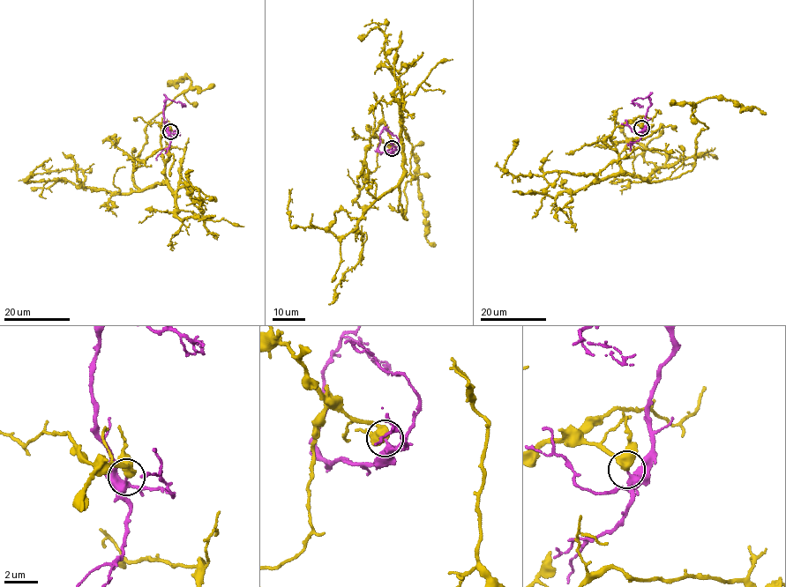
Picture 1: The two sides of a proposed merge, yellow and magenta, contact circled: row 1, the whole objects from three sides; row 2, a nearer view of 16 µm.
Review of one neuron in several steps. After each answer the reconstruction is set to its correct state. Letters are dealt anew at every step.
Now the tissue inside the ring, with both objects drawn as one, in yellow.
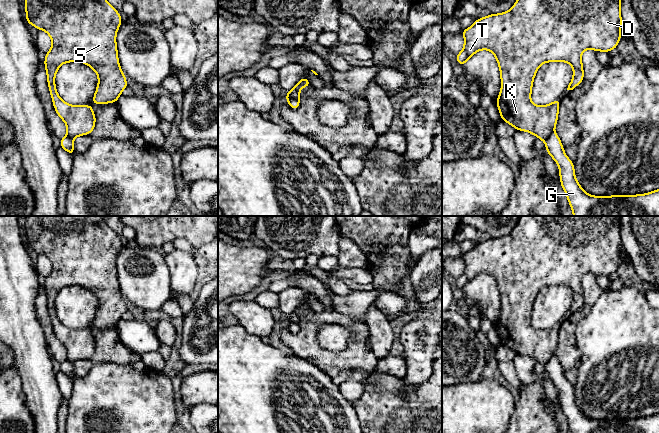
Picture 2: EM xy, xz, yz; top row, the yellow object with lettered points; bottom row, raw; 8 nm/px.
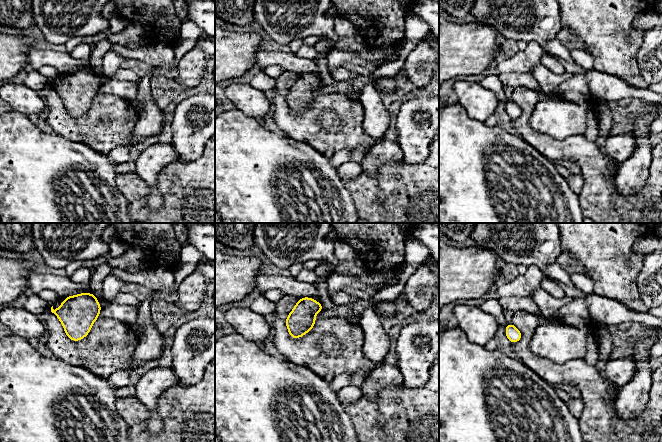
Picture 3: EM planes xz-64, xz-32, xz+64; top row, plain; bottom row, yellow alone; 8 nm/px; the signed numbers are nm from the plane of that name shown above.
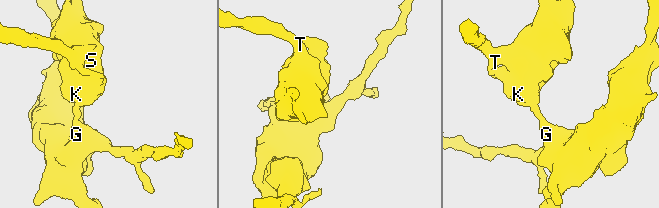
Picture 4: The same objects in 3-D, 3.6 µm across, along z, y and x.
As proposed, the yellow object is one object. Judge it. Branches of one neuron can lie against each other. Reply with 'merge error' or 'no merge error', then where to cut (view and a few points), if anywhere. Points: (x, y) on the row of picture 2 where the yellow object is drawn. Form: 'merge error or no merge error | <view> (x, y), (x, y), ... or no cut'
merge error | xz (288, 92), (298, 100)

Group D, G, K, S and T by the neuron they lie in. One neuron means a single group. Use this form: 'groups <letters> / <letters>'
groups D K S T / G

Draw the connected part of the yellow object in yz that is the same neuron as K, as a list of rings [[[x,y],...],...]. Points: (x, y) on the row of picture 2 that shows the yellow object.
[[[516,0],[514,6],[506,12],[490,14],[484,18],[477,18],[475,23],[465,30],[464,47],[456,55],[456,62],[464,65],[477,51],[491,51],[499,65],[501,90],[495,101],[505,121],[516,130],[526,131],[540,140],[545,140],[557,125],[559,105],[561,99],[556,99],[548,105],[535,105],[531,102],[533,80],[539,67],[547,62],[567,62],[573,68],[573,78],[567,90],[573,90],[584,78],[582,53],[591,49],[596,52],[610,52],[616,49],[622,39],[620,28],[624,25],[621,19],[621,0]]]

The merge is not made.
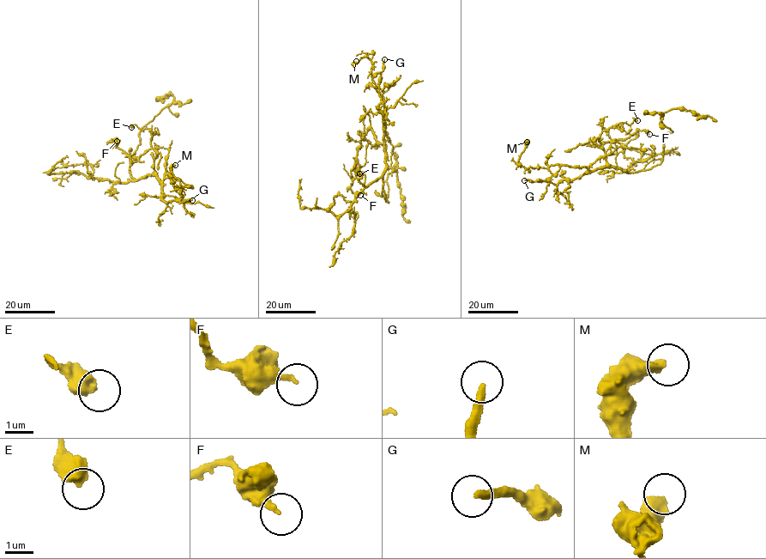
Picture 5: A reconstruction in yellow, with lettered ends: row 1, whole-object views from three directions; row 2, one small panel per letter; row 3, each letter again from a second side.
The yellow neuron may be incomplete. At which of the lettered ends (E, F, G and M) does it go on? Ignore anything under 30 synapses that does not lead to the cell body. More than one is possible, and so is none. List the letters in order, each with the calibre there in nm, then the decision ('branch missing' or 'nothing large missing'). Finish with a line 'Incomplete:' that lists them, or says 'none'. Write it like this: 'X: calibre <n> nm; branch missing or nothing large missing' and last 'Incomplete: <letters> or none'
E: calibre 550 nm; nothing large missing
F: calibre 180 nm; nothing large missing
G: calibre 280 nm; nothing large missing
M: calibre 480 nm; nothing large missing
Incomplete: none

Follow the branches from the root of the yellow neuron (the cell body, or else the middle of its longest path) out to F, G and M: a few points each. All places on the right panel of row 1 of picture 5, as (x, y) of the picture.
F: (640, 171), (627, 173), (609, 166), (595, 142), (598, 137), (601, 143), (629, 138), (637, 130), (649, 134)
G: (640, 171), (627, 173), (618, 168), (600, 168), (553, 185), (544, 180), (524, 180)
M: (640, 171), (627, 173), (612, 167), (589, 171), (585, 167), (556, 164), (525, 168), (518, 160), (527, 142)

